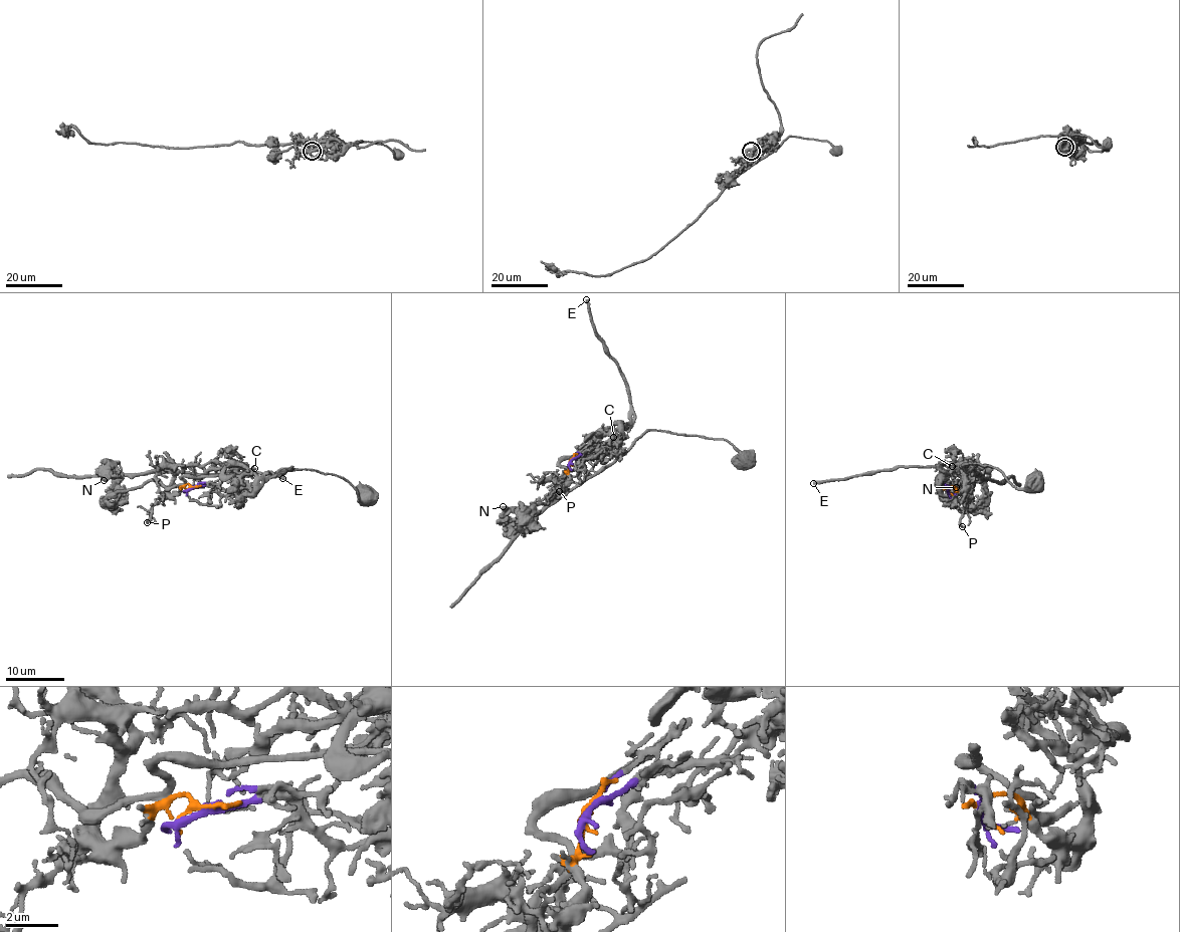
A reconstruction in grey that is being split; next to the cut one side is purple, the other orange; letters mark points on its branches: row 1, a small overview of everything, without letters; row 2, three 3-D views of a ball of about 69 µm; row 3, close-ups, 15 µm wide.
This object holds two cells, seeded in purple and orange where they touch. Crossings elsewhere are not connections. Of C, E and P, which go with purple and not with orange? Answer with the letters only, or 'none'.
C, E

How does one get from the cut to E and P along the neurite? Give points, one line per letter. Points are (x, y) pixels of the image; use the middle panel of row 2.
E: (571, 461), (602, 450), (621, 422), (629, 421), (630, 415), (630, 393), (623, 375), (596, 332), (587, 300)
P: (570, 461), (569, 478), (561, 490), (556, 489), (560, 487), (560, 491)

